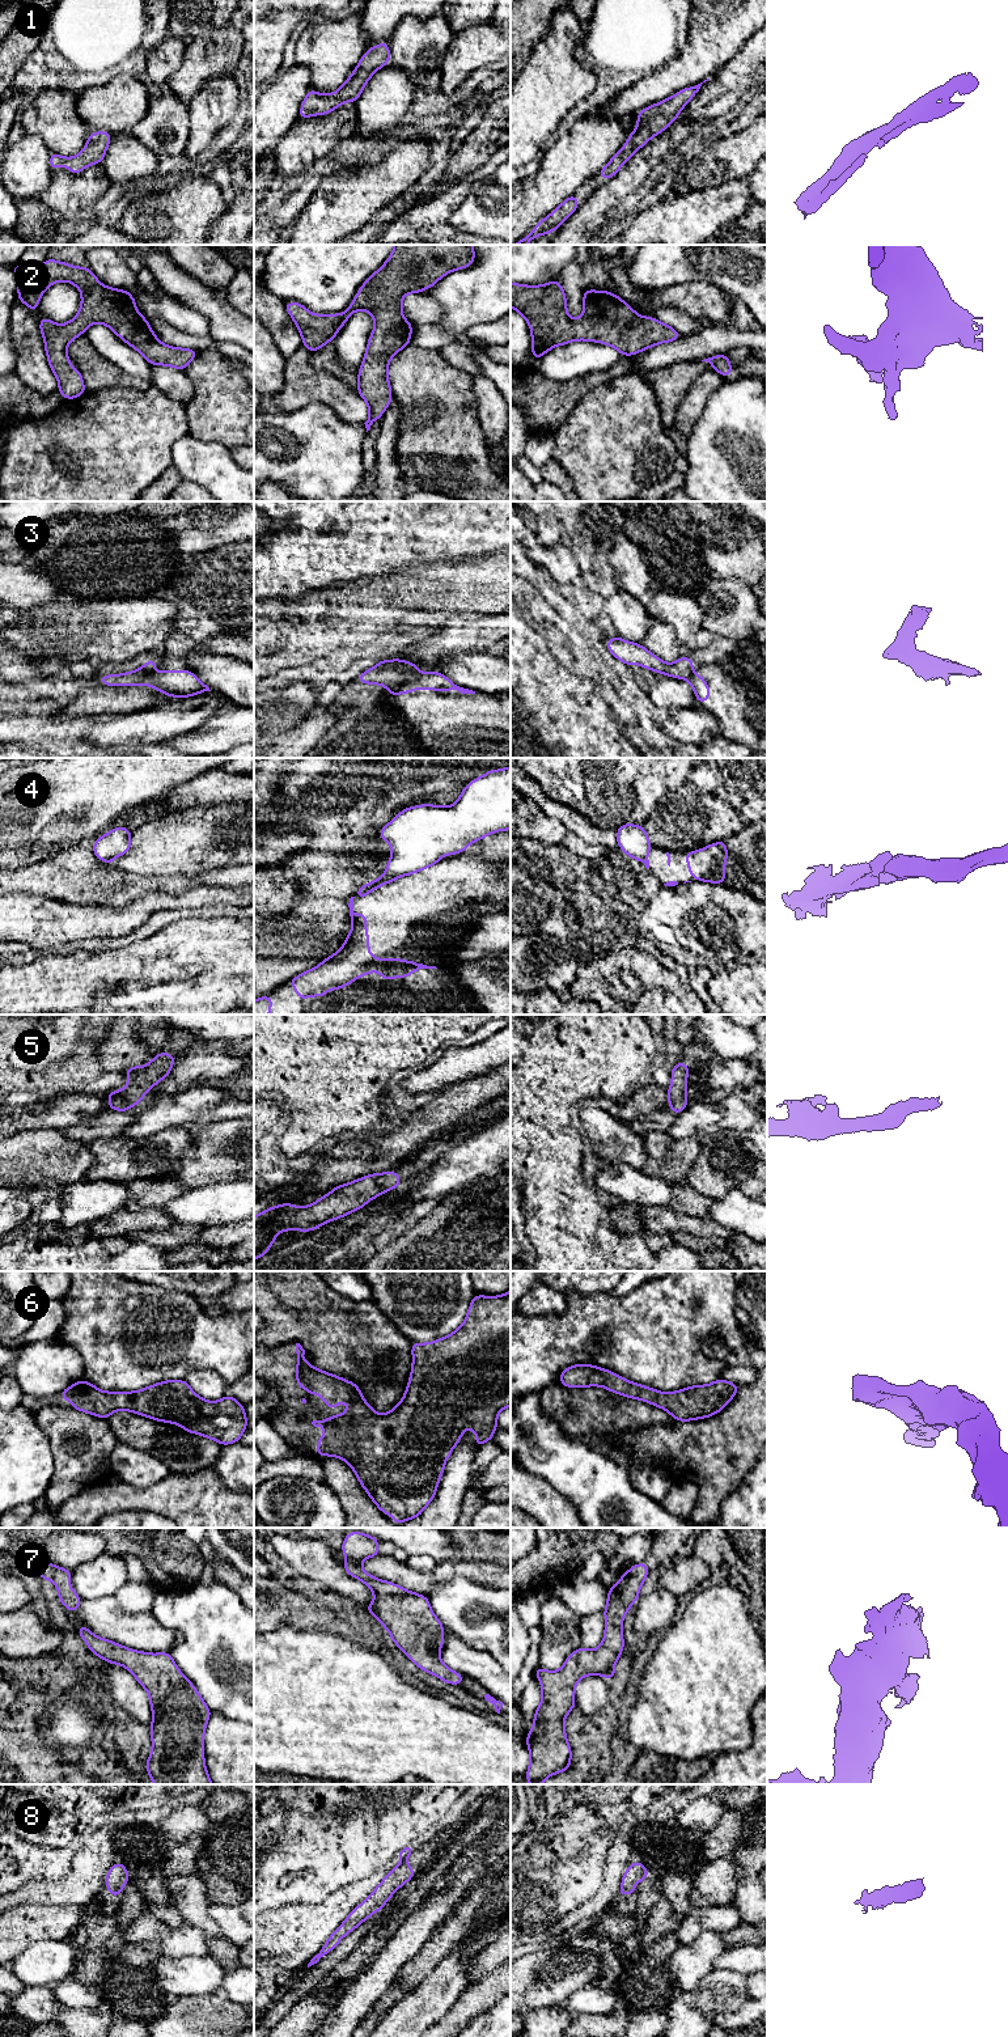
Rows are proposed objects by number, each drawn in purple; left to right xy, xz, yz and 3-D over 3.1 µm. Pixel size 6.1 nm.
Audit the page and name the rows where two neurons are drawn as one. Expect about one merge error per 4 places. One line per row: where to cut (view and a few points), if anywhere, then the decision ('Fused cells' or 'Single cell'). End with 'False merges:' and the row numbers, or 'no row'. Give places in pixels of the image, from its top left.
1: No split. Single cell
2: No split. Single cell
3: Split along xz (420, 674), (390, 690). Fused cells
4: Split along xz (368, 890), (358, 896). Fused cells
5: No split. Single cell
6: No split. Single cell
7: No split. Single cell
8: No split. Single cell
False merges: 3, 4

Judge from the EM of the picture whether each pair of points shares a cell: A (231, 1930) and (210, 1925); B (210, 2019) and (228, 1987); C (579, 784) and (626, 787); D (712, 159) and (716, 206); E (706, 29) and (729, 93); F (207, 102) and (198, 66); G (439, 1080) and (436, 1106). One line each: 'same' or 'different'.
A: different
B: different
C: same
D: different
E: different
F: different
G: different

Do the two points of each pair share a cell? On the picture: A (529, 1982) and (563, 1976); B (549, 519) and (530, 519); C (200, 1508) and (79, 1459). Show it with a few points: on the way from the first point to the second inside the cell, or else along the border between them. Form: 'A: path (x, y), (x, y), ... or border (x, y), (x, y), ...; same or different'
A: path (537, 1981), (555, 1976); same
B: border (537, 516), (537, 530), (534, 533); different
C: border (105, 1482), (92, 1485), (76, 1494); different

